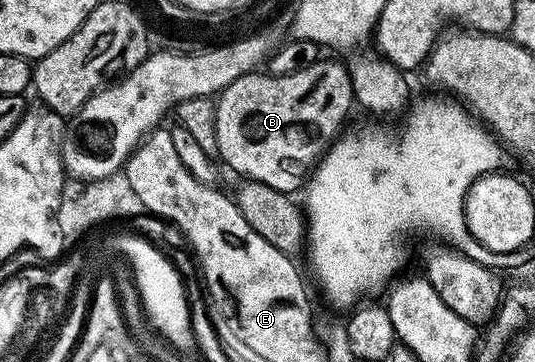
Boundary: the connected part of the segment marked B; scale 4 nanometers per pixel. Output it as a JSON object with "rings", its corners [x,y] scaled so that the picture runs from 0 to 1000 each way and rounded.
{"rings":[[[596,157],[542,207],[514,210],[501,196],[458,202],[415,246],[404,271],[404,431],[415,434],[450,494],[488,503],[518,528],[550,536],[568,514],[591,448],[636,370],[637,345],[662,285],[650,182],[626,163]]]}

